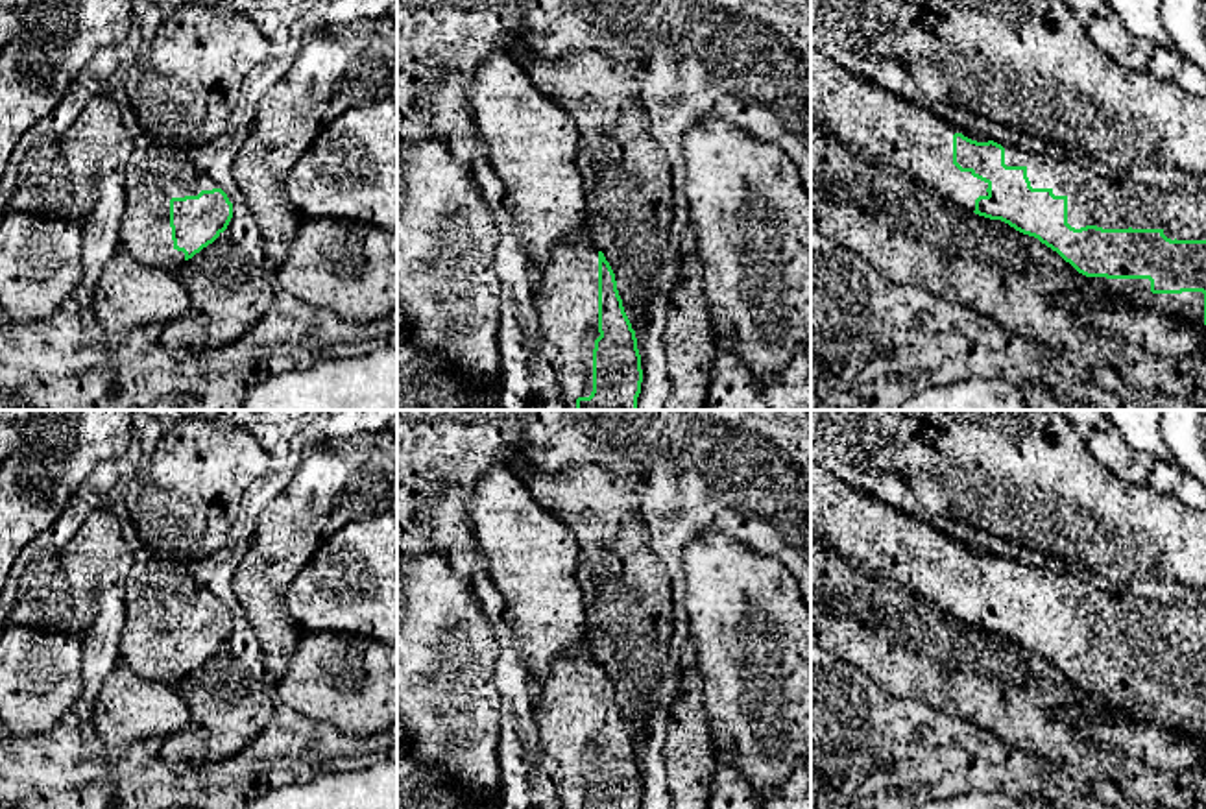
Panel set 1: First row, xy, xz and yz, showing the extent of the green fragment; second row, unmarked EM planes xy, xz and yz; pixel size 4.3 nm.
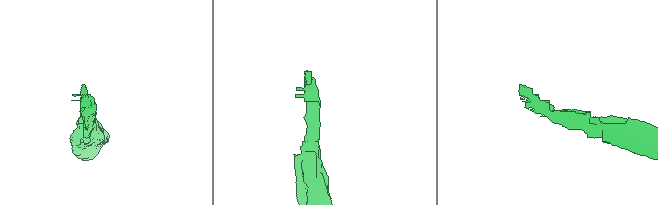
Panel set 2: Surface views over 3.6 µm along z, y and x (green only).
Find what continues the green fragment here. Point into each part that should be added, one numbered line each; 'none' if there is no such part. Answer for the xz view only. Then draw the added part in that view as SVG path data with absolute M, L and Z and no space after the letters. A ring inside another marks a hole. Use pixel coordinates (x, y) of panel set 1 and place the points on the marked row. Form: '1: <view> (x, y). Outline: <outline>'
1: xz (566, 296). Outline: M585 229L552 249L550 262L536 275L534 307L541 351L554 368L563 403L576 410L576 399L593 392L593 349L600 336L598 249Z

